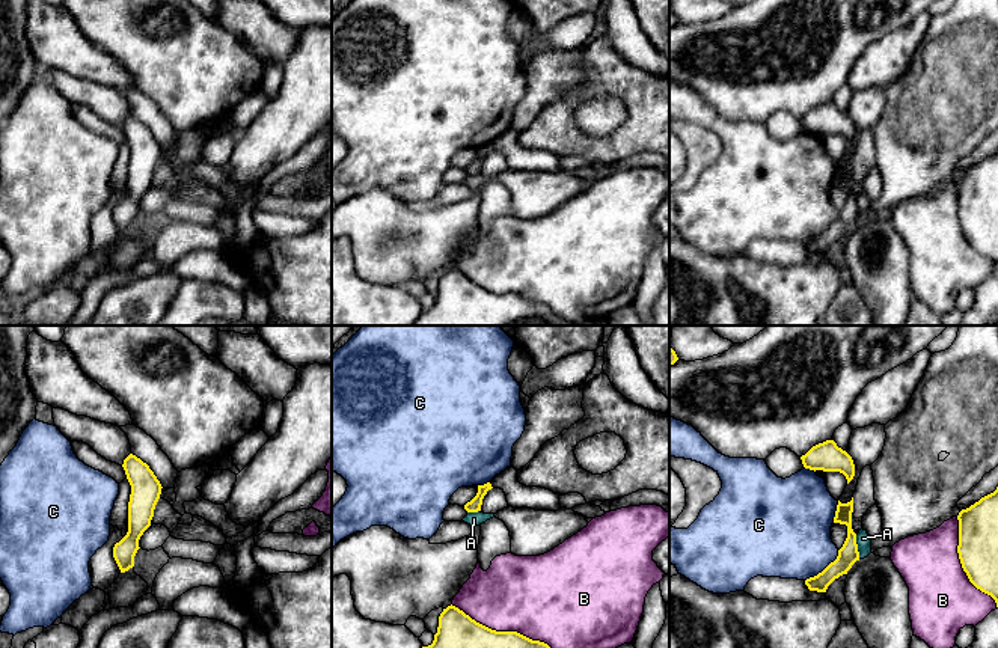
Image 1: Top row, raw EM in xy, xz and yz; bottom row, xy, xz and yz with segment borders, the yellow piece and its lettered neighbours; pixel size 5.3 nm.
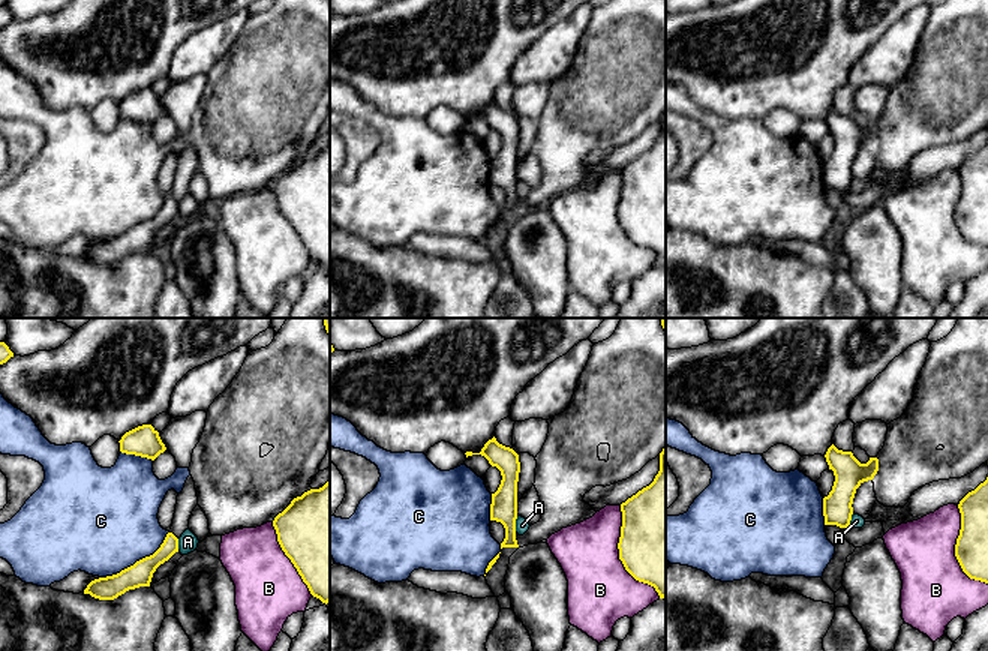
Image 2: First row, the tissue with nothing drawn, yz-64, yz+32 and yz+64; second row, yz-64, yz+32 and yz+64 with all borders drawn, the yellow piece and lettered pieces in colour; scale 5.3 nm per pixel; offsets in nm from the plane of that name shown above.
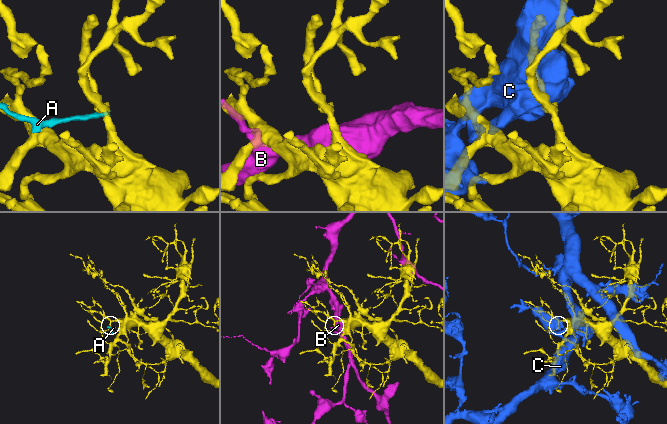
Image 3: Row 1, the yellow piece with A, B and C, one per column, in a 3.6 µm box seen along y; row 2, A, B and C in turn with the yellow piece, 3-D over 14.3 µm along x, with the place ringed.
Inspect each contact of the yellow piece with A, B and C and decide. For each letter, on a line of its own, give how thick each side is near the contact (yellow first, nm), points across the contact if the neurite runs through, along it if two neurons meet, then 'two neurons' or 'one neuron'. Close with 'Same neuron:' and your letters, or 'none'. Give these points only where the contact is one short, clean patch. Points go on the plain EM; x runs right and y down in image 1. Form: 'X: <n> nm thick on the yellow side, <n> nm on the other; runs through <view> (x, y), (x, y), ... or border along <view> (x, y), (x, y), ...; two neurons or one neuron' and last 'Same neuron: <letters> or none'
A: 110 nm thick on the yellow side, 80 nm on the other; border along yz (855, 198), (860, 220); two neurons
B: 380 nm thick on the yellow side, 460 nm on the other; two neurons
C: 110 nm thick on the yellow side, 440 nm on the other; two neurons
Same neuron: none

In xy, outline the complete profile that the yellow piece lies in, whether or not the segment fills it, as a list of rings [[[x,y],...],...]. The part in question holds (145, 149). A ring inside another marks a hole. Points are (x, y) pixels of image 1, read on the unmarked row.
[[[133,116],[124,122],[122,130],[131,148],[128,164],[128,194],[115,206],[113,220],[121,235],[125,235],[134,229],[134,219],[140,211],[139,202],[151,188],[154,172],[163,149],[149,128]]]

